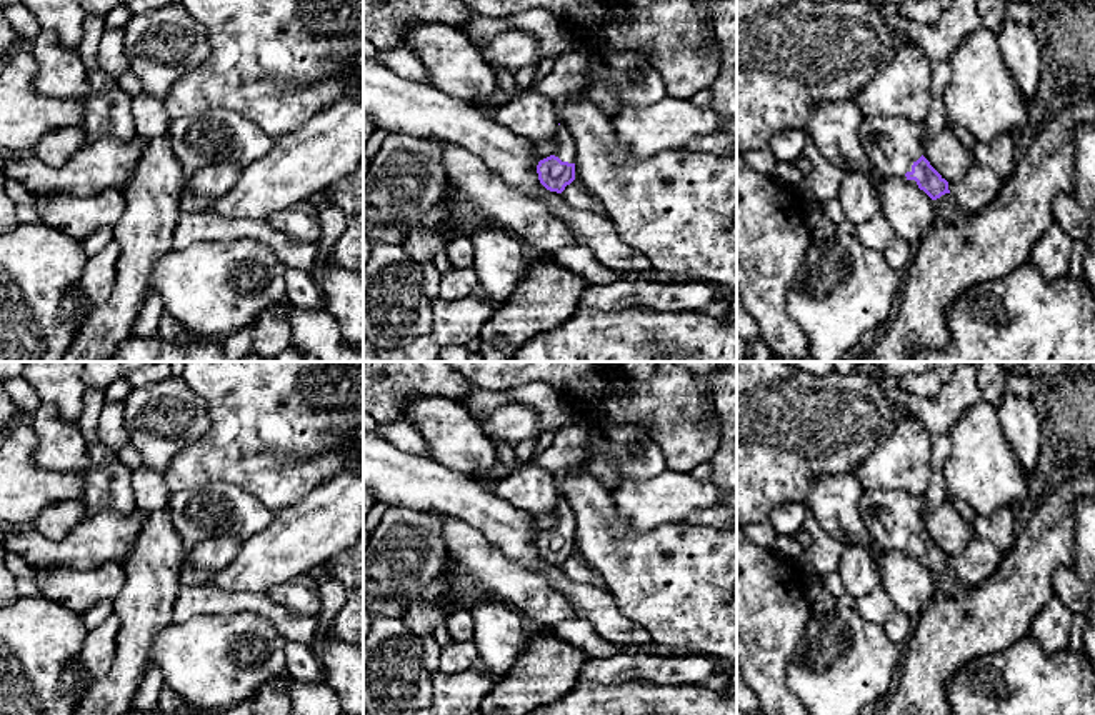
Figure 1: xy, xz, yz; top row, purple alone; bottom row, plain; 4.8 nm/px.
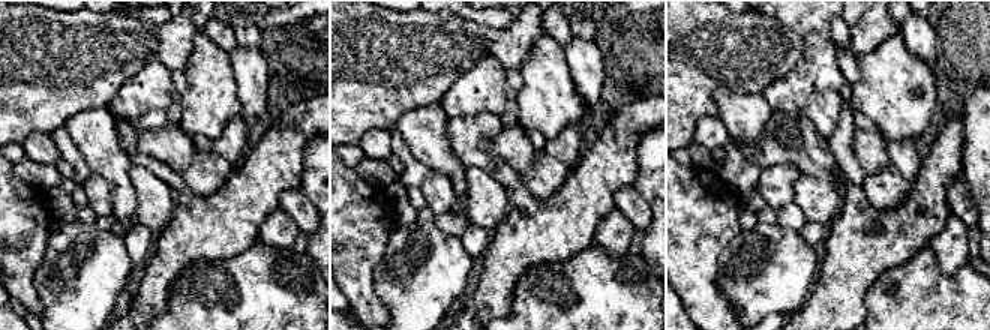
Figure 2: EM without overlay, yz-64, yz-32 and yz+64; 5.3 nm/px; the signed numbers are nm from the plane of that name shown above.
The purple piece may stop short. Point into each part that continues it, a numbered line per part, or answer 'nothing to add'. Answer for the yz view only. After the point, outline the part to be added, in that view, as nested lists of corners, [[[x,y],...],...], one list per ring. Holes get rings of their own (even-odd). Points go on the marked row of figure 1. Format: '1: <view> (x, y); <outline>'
1: yz (892, 144); [[[863,117],[860,140],[877,177],[907,180],[905,173],[923,155],[923,123],[897,117]]]
2: yz (960, 250); [[[1095,97],[1042,120],[1013,175],[1000,185],[997,198],[982,212],[965,212],[952,193],[935,200],[937,220],[915,248],[897,318],[883,327],[875,345],[857,362],[912,362],[920,348],[943,348],[950,342],[947,320],[957,300],[970,287],[1002,278],[1030,262],[1035,243],[1053,223],[1053,200],[1060,193],[1075,192],[1075,132],[1078,123],[1090,122],[1095,122]]]

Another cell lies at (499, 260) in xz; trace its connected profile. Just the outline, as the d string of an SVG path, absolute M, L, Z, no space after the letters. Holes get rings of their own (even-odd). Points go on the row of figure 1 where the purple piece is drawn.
M472 220L462 227L473 243L473 270L480 280L480 292L502 305L525 275L522 240L510 232L487 222Z

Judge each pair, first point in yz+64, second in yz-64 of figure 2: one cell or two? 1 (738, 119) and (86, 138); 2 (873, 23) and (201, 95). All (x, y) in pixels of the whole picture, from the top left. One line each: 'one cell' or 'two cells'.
1: one cell
2: two cells

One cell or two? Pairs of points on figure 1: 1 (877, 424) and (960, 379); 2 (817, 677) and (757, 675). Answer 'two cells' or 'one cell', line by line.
1: one cell
2: two cells

